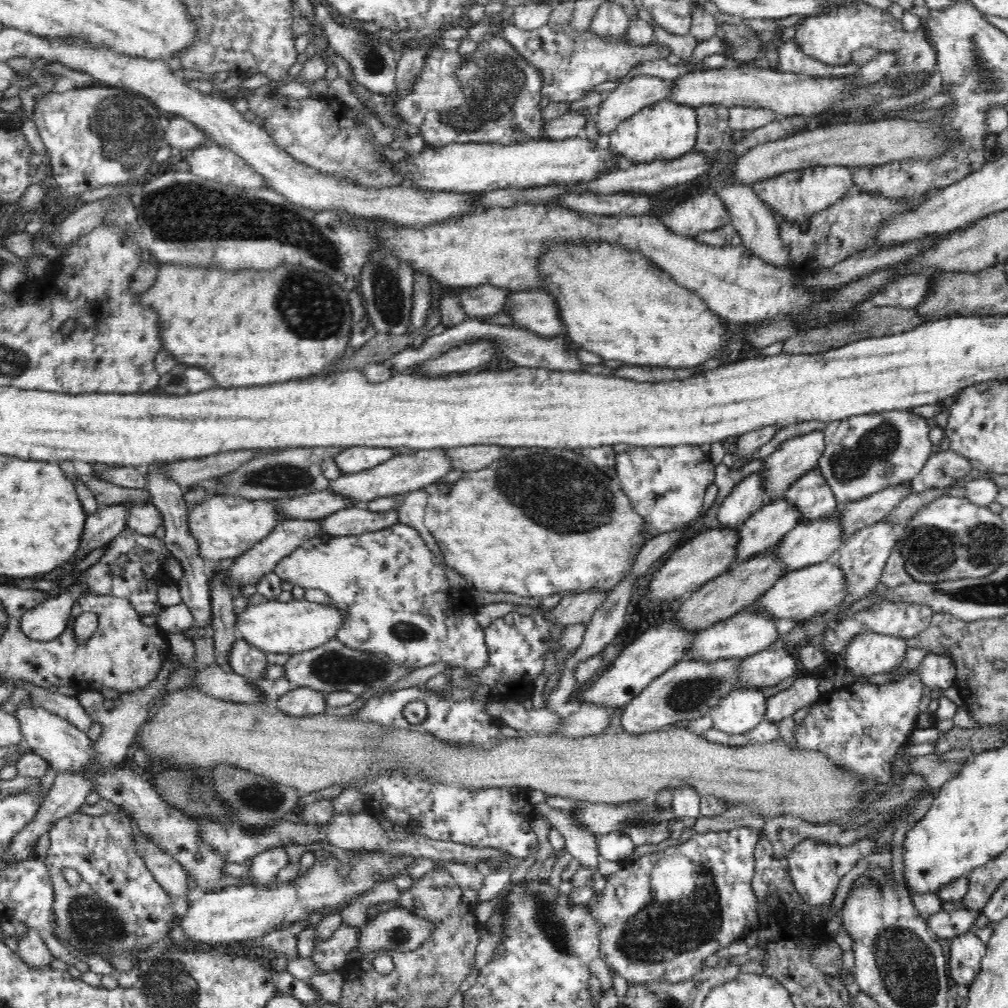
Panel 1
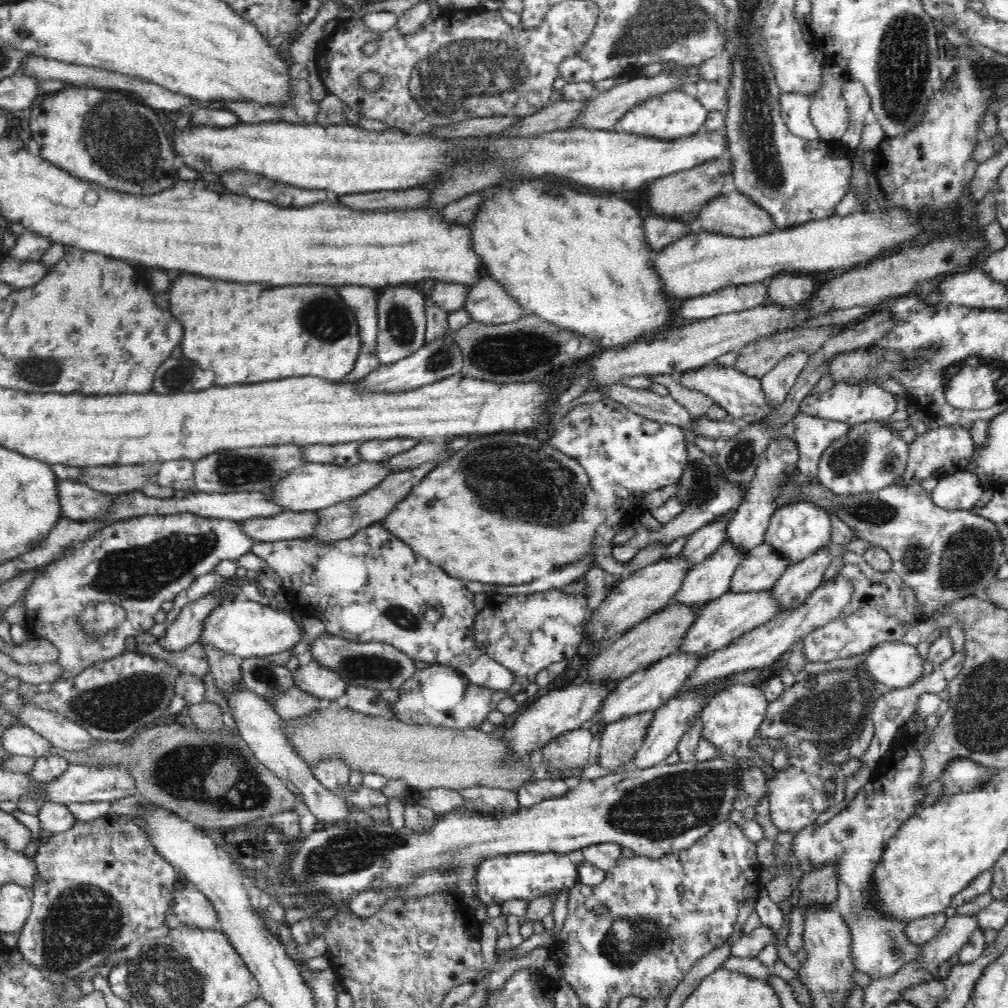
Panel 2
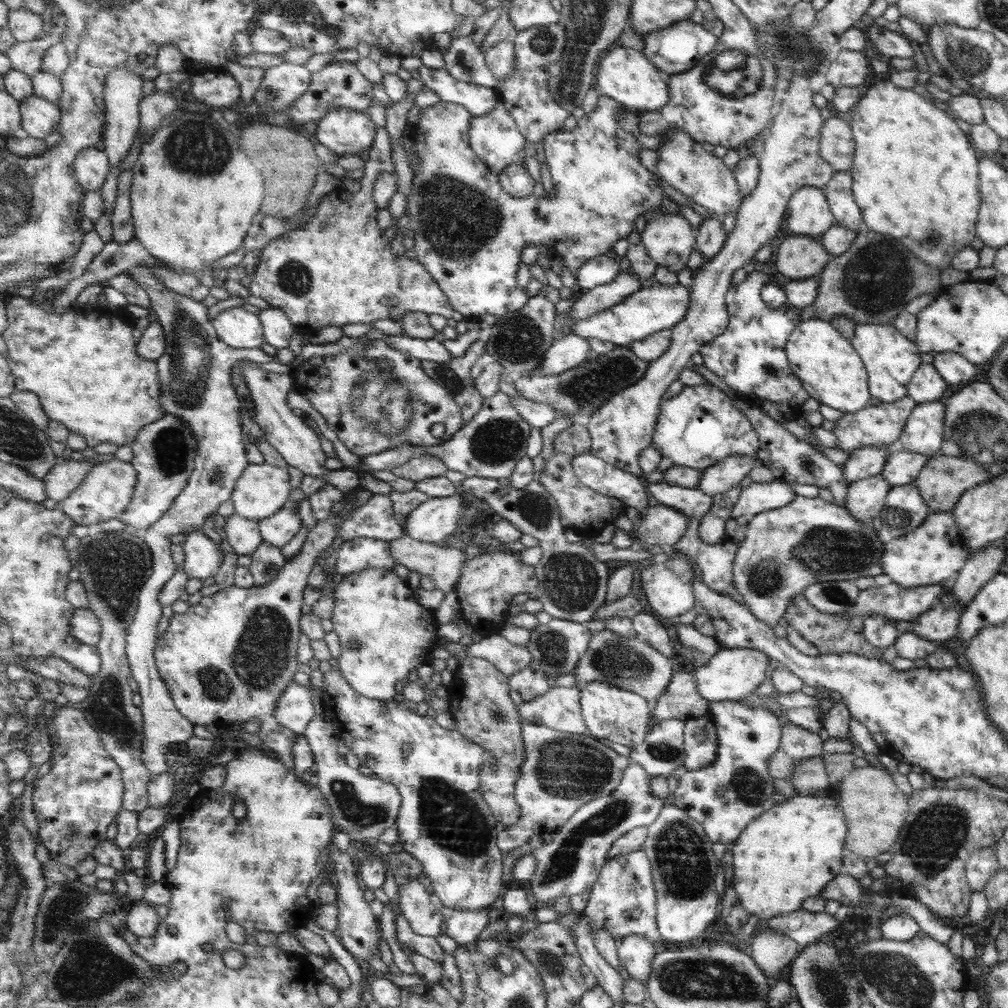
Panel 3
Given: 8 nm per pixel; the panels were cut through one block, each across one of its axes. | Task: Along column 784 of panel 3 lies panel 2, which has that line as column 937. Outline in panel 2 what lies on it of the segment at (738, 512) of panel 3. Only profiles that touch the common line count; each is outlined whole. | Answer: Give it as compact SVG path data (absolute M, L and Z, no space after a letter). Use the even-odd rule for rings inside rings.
M966 470L940 481L931 493L934 504L947 510L974 510L985 489L976 473Z

